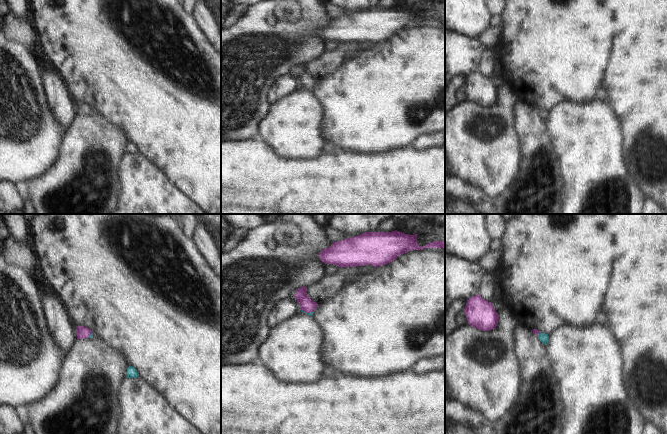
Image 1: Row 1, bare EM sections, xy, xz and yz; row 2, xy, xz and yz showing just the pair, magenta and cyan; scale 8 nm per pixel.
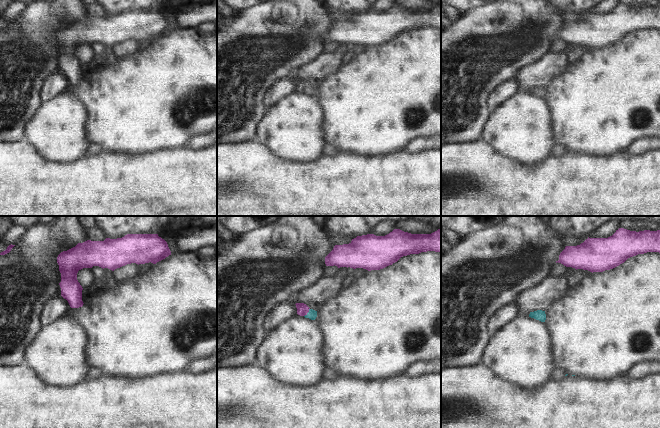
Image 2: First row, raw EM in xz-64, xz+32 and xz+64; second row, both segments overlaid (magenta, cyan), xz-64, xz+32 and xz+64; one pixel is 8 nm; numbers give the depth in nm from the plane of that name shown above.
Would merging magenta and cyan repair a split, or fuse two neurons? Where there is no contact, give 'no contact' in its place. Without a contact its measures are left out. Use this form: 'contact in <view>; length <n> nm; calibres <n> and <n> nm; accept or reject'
contact in xz; length 110 nm; calibres 120 and 30 nm; accept

